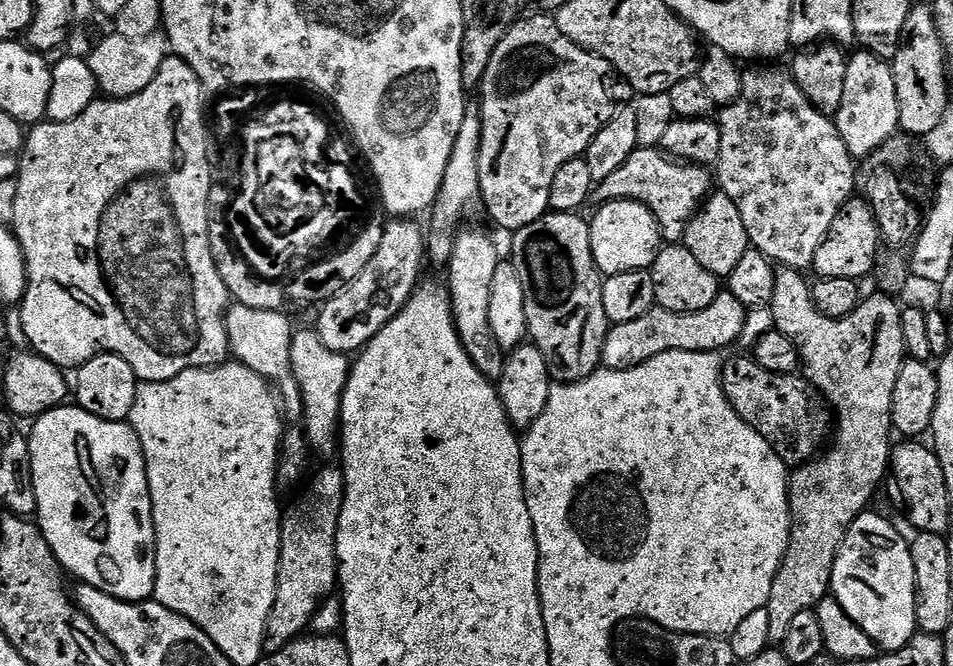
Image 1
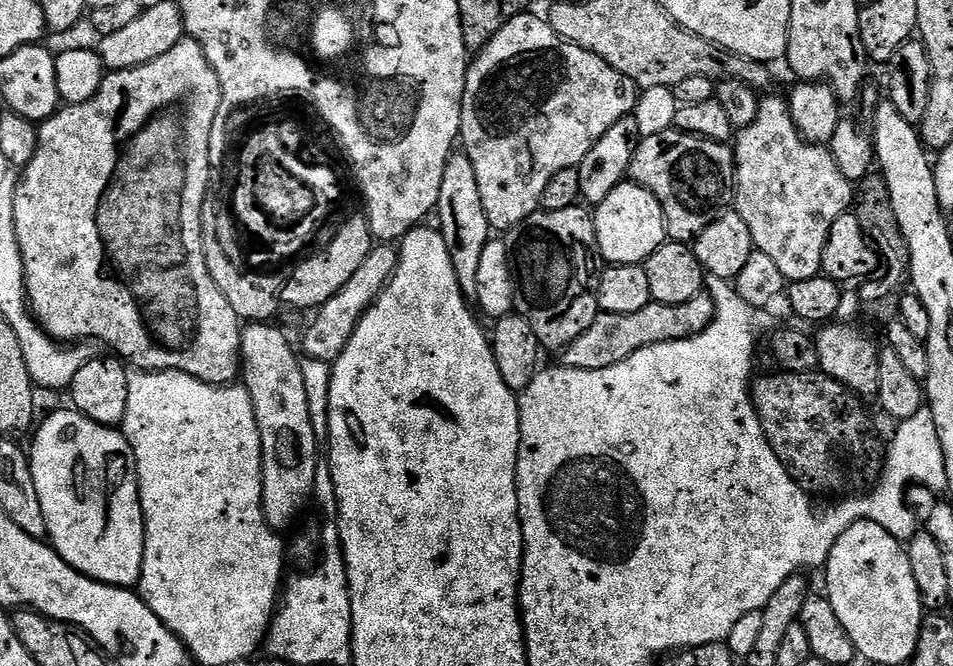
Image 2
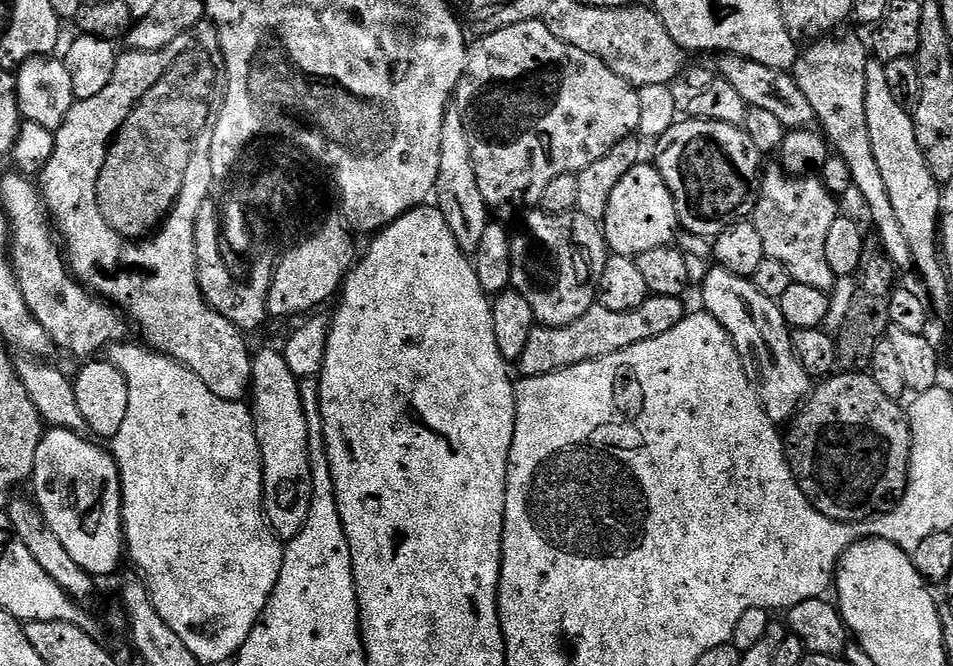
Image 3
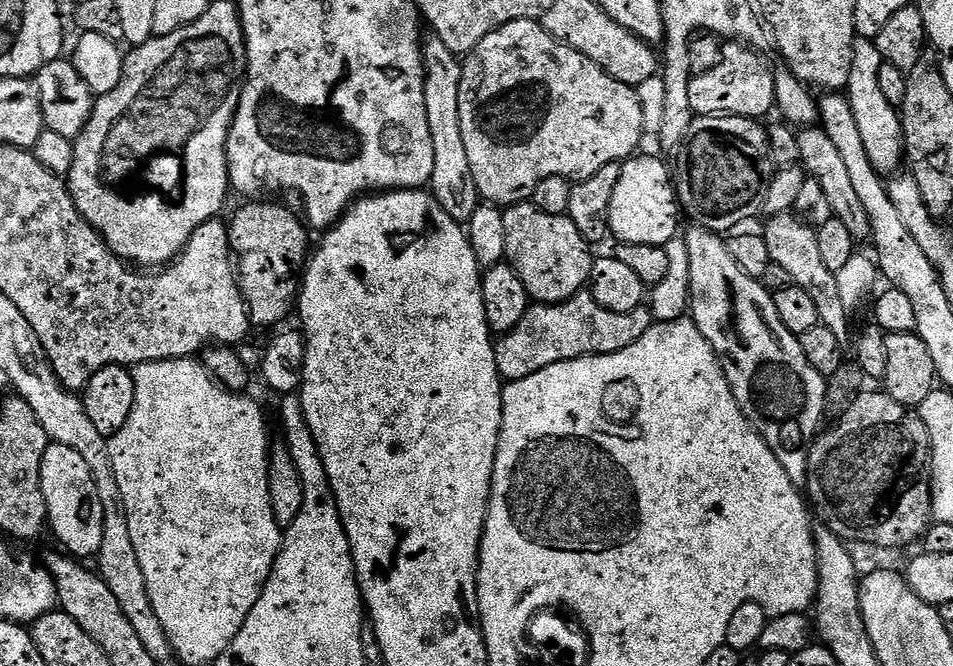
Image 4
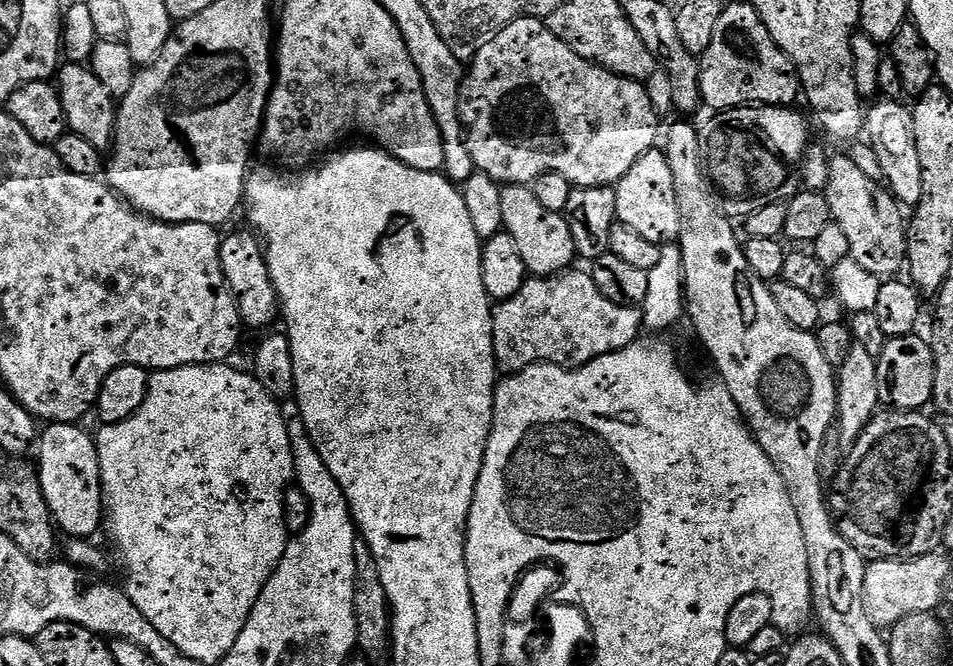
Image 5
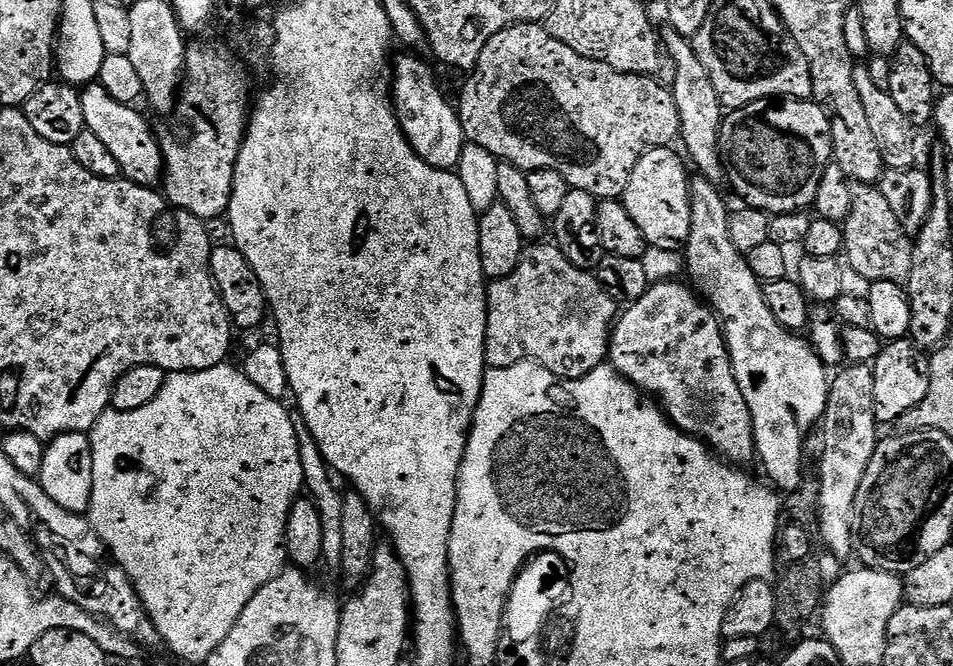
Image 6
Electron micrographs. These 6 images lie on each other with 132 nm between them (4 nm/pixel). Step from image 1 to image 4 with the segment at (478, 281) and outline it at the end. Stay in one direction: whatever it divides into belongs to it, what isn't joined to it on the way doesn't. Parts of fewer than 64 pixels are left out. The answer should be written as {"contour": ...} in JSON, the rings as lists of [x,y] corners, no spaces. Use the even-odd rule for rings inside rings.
{"contour":[[[435,38],[425,39],[424,93],[426,94],[426,122],[430,122],[430,138],[434,142],[434,174],[430,191],[436,201],[450,214],[450,218],[466,222],[480,207],[480,192],[474,186],[474,174],[470,174],[470,162],[466,158],[466,145],[462,142],[462,122],[458,118],[458,90],[462,86],[461,57],[446,50],[446,42]]]}

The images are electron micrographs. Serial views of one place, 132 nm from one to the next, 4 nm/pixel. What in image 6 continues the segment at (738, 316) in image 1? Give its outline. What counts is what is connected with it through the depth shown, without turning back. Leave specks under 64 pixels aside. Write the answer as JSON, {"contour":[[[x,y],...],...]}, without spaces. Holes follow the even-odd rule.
{"contour":[[[536,242],[525,247],[514,274],[488,284],[488,325],[484,358],[488,368],[505,368],[525,362],[541,364],[562,380],[580,380],[605,363],[610,356],[612,329],[618,319],[618,305],[589,269],[574,266],[555,243]]]}

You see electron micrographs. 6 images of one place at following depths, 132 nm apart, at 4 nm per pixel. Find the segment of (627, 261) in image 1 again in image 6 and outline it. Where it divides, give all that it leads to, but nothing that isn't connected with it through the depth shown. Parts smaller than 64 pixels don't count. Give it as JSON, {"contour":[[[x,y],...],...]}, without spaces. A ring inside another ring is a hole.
{"contour":[[[671,147],[651,148],[638,166],[634,166],[630,186],[626,186],[622,199],[626,210],[630,210],[630,218],[634,218],[642,234],[646,234],[649,246],[680,252],[690,238],[690,175],[684,169],[681,153],[672,151],[676,150]]]}

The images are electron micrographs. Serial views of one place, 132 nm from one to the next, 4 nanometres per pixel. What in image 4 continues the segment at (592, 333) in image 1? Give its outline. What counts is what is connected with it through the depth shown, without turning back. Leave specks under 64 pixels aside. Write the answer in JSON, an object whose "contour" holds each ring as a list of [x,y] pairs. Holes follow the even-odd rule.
{"contour":[[[532,202],[503,209],[506,222],[506,260],[522,278],[529,297],[538,304],[561,304],[585,291],[592,279],[593,249],[567,214],[543,213]]]}

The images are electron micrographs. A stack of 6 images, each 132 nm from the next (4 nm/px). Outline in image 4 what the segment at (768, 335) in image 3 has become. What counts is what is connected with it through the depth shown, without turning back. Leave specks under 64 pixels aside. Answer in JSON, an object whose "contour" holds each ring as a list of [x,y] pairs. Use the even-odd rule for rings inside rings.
{"contour":[[[699,226],[691,230],[693,232],[686,236],[690,254],[690,319],[720,357],[728,384],[745,418],[768,443],[793,482],[797,486],[807,485],[808,449],[821,431],[820,419],[828,408],[826,377],[810,366],[810,358],[806,358],[802,350],[800,337],[782,326],[773,293],[761,281],[750,278],[750,274],[730,258],[727,239],[719,232],[709,232]]]}

